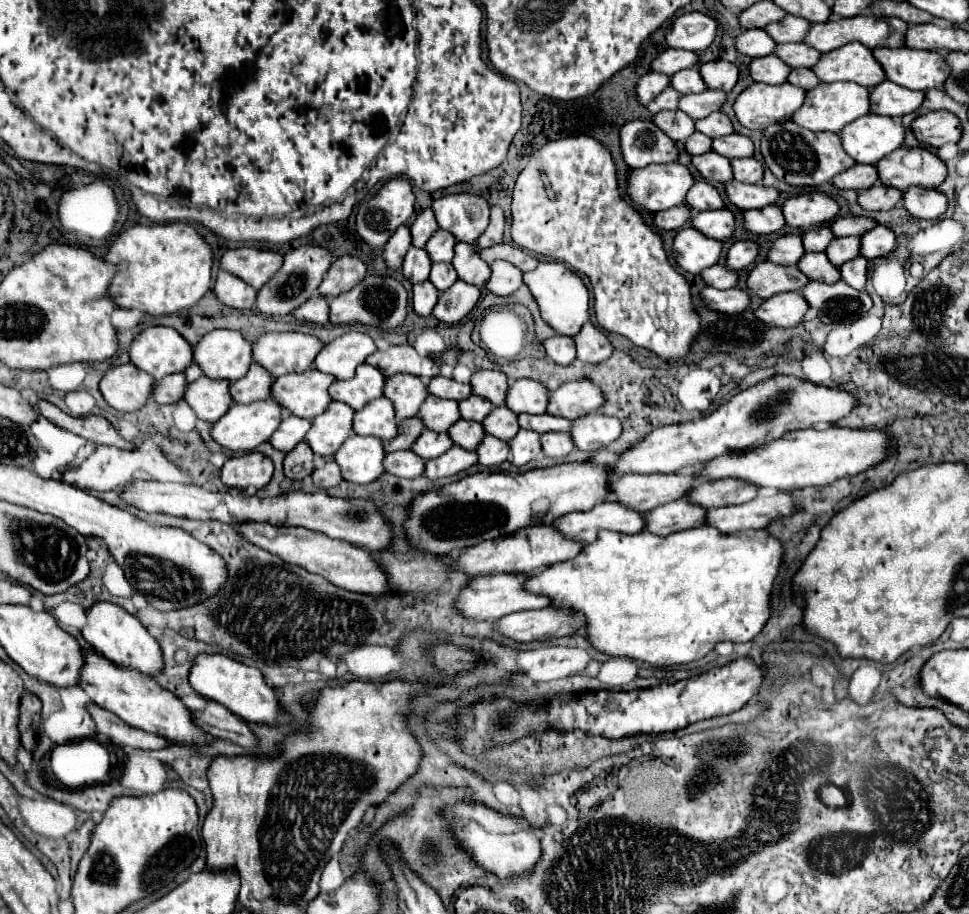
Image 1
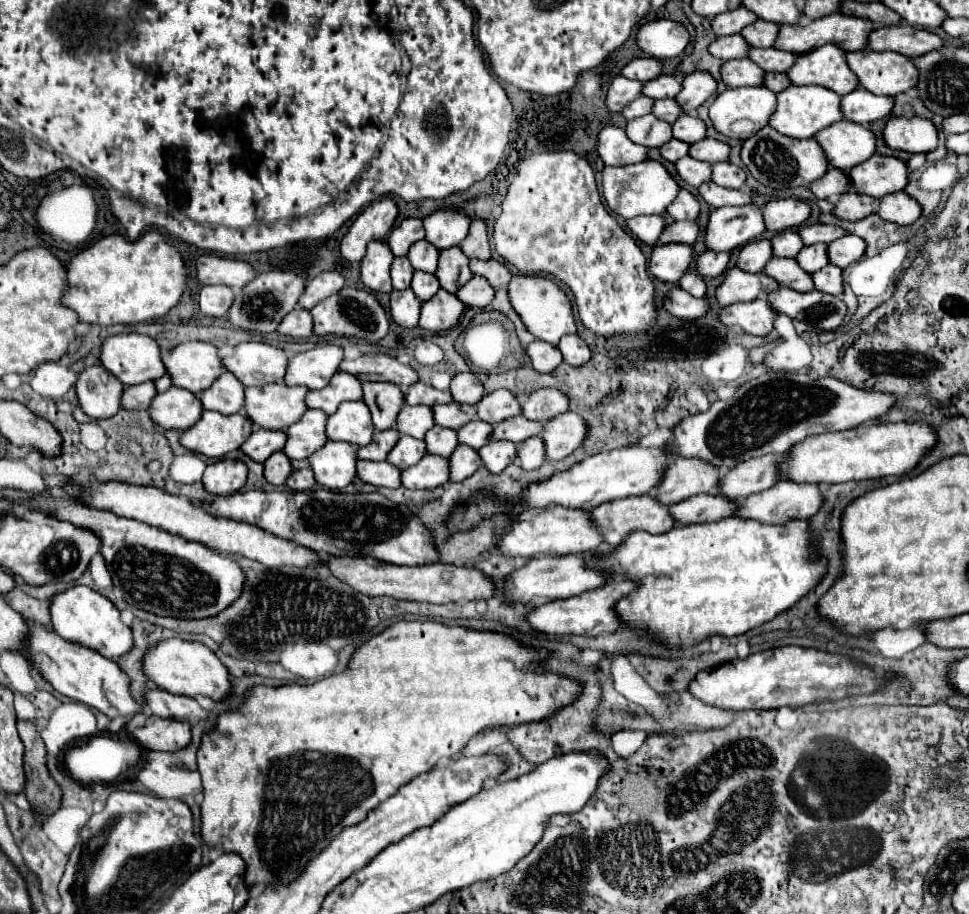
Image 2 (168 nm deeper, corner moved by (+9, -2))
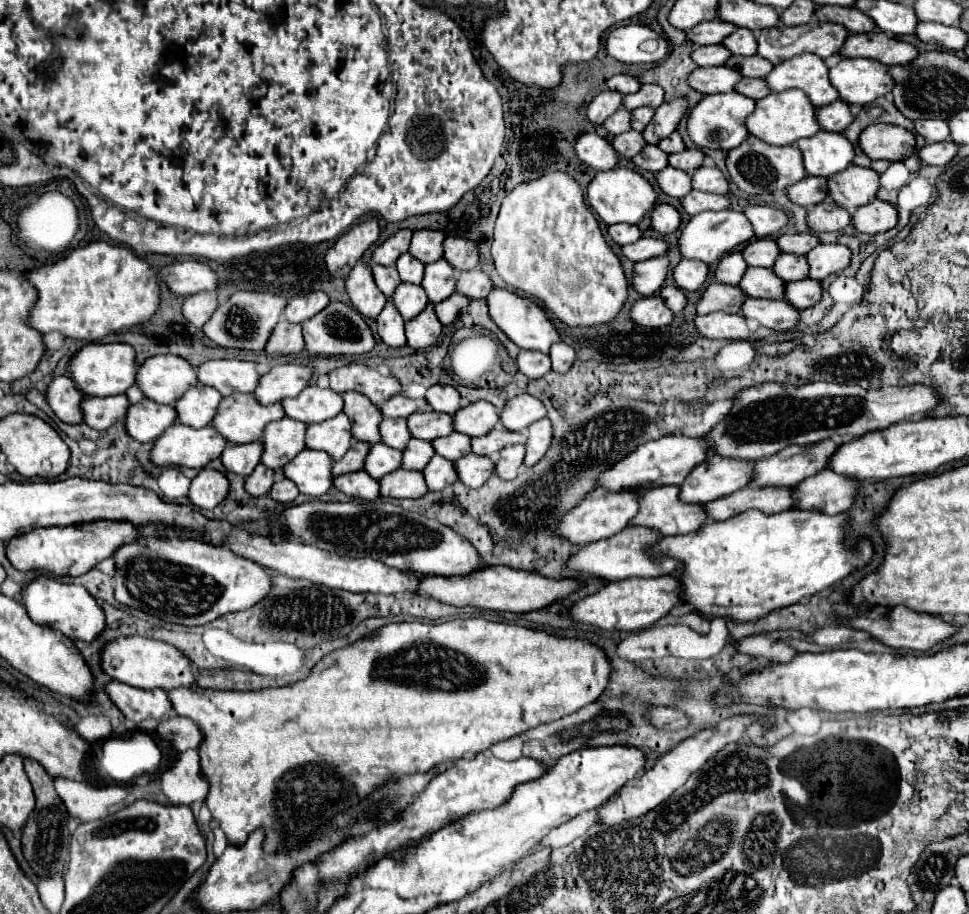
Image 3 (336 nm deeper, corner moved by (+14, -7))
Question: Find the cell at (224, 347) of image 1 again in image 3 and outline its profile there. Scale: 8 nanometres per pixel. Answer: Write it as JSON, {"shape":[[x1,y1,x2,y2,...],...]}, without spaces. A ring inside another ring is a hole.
{"shape":[[164,354,148,358,136,374,136,384,148,400,172,406,190,386,198,384,196,372,180,356]]}

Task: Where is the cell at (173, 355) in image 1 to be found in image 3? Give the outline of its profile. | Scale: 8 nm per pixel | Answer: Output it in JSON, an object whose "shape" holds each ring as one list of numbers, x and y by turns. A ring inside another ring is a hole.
{"shape":[[86,344,68,362,68,378,72,378,74,388,84,396,112,396,124,394,136,382,134,348,128,344]]}

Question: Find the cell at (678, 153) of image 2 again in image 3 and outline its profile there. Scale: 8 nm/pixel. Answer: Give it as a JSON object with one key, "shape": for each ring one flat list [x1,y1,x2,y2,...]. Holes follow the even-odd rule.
{"shape":[[646,146,646,148,642,148,642,152,638,152,638,156,632,158,632,162,638,168,656,174,668,166,668,154,662,152,658,146]]}

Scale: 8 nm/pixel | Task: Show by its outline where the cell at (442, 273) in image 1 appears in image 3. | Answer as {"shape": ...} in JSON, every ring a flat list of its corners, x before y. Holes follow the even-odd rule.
{"shape":[[400,284,394,292,394,298,390,300,404,320,416,318,428,304,426,292,416,284]]}

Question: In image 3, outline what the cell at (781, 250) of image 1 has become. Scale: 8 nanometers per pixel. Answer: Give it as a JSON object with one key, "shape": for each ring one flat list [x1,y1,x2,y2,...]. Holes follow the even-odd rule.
{"shape":[[740,252,726,254,720,260,720,264,718,264,716,272,714,272,714,280,720,282,720,284,734,284,734,286,738,286,742,276,744,276,744,272,746,272,746,268,748,266,746,266,746,262,744,262]]}

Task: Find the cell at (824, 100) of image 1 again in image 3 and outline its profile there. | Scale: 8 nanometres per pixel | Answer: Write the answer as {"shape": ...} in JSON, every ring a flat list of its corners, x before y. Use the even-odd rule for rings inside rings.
{"shape":[[784,90,784,92,772,92,762,100,756,100,756,108,754,112,746,118,746,128,752,136,774,144,774,146,786,146,786,144,794,144,800,138,808,138,814,136,820,126,814,118,816,108,810,104,810,100,806,98,806,94,802,90]]}

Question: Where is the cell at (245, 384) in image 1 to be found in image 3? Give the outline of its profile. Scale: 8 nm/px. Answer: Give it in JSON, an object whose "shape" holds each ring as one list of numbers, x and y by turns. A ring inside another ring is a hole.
{"shape":[[194,386,186,396,182,396,174,410,178,414,178,422,190,428,204,428,214,418,222,396,210,386]]}

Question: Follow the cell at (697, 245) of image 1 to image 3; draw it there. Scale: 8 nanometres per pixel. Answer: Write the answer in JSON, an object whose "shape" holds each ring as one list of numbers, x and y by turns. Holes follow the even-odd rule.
{"shape":[[656,256,644,262,634,264,634,274,632,274,632,286,638,294,642,296,652,296,654,292,660,290,664,278,668,272,668,258,666,256]]}

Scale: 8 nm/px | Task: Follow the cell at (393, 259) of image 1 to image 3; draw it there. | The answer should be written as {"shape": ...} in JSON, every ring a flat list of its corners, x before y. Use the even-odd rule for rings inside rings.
{"shape":[[358,262,352,272,346,278,346,294,350,298,350,304,364,316,364,318,376,318,382,308,386,306,386,296,376,288,372,272,366,264]]}

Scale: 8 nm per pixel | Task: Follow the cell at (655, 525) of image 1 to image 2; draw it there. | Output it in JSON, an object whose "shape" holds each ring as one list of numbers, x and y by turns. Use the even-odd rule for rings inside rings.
{"shape":[[701,493,697,497,691,497,683,503,675,503,669,507,671,517,681,523,707,523,707,521,719,521,731,515,735,509,735,503,727,503,721,495,711,495,711,493]]}

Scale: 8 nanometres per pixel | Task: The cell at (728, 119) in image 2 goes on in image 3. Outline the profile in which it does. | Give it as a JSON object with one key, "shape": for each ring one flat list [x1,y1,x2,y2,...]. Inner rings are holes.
{"shape":[[728,92,728,94,714,94,714,96,704,96,690,112,688,112,688,122,686,122,686,130,688,130,688,136,690,140,706,150,732,150,736,146,740,146,746,136,748,136,748,130,746,130,746,116,754,110,754,100,738,94,738,92]]}

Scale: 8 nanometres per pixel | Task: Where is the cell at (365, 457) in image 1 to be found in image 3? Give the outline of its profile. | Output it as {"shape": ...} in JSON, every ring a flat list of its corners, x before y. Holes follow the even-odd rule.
{"shape":[[302,450,290,464,282,468,284,476,292,480,306,496,318,498,332,488,332,458,320,450]]}

